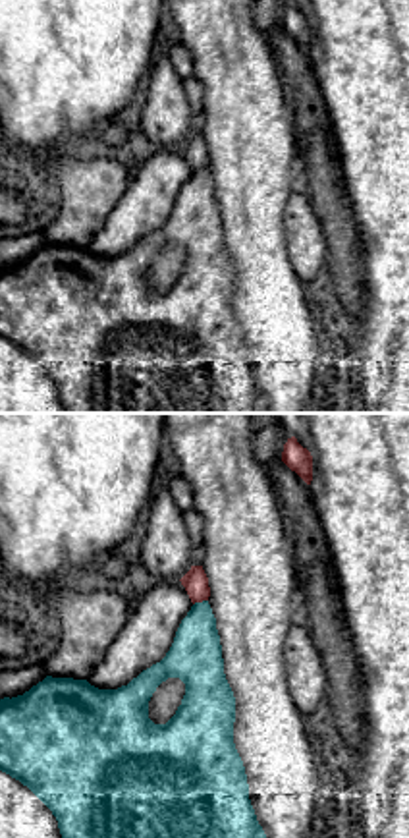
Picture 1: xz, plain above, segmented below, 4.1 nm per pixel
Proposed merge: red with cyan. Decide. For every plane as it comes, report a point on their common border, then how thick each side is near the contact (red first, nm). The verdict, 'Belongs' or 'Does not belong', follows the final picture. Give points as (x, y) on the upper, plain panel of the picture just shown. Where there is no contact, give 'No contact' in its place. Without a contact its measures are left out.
Touches red at (199, 168). Thickness 110 nm (red) against 220 nm

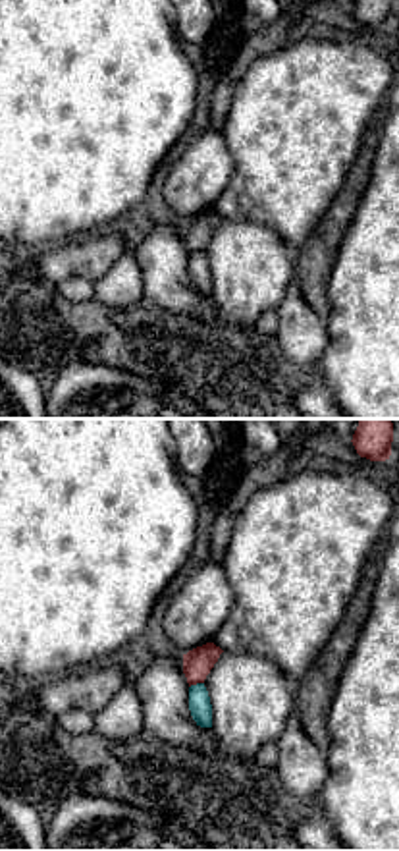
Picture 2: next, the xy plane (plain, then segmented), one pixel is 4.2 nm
Touches red at (195, 251). Thickness 120 nm (red) against 100 nm

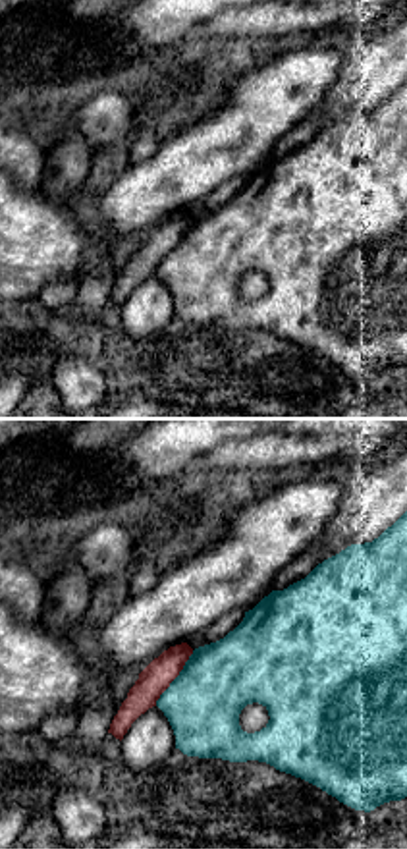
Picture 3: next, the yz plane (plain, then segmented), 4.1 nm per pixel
Touches red at (176, 244). Thickness 120 nm (red) against 320 nm

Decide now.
Does not belong

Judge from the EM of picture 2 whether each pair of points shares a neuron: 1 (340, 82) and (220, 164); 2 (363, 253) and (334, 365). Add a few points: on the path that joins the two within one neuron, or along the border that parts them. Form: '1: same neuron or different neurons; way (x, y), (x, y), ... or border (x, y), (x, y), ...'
1: different neurons; border (220, 130), (234, 163), (234, 174), (216, 199)
2: same neuron; way (363, 280), (361, 338)

